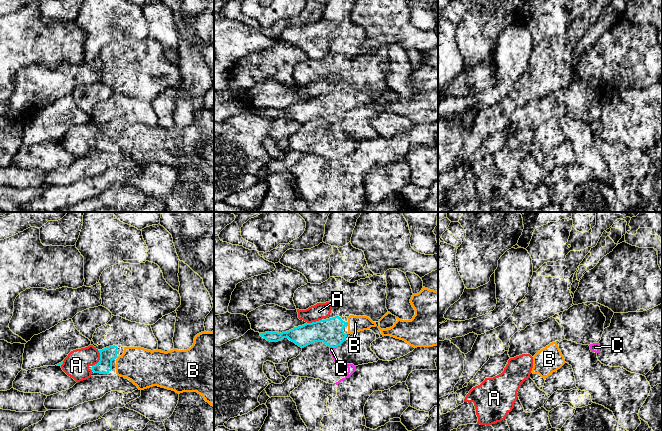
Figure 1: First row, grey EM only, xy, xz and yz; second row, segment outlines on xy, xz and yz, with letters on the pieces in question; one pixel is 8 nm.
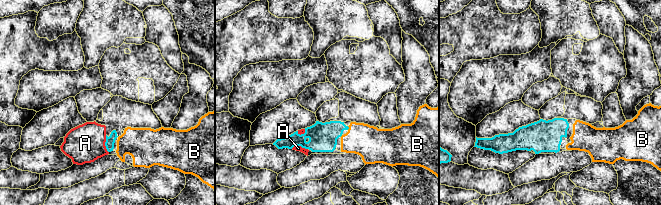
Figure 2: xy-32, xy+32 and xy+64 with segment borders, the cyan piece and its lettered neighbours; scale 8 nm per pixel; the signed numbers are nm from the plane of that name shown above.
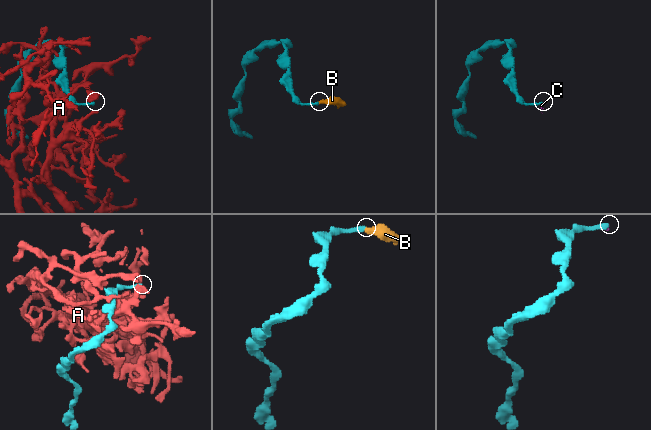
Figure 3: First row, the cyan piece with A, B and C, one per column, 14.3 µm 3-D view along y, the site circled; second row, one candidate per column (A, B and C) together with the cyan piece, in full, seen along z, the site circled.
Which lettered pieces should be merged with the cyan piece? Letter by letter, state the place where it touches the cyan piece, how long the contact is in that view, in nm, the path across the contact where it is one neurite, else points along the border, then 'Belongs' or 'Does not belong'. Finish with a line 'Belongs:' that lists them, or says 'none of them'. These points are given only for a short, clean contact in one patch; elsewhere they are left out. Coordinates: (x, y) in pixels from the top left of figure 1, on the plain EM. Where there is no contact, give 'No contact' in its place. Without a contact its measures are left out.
A: Touches cyan at xy (100, 135). Shared border 140 nm. Does not belong
B: Touches cyan at xz (347, 100). Shared border 30 nm. Belongs
C: Touches cyan at xz (333, 123). Shared border 60 nm. Does not belong
Belongs: B

